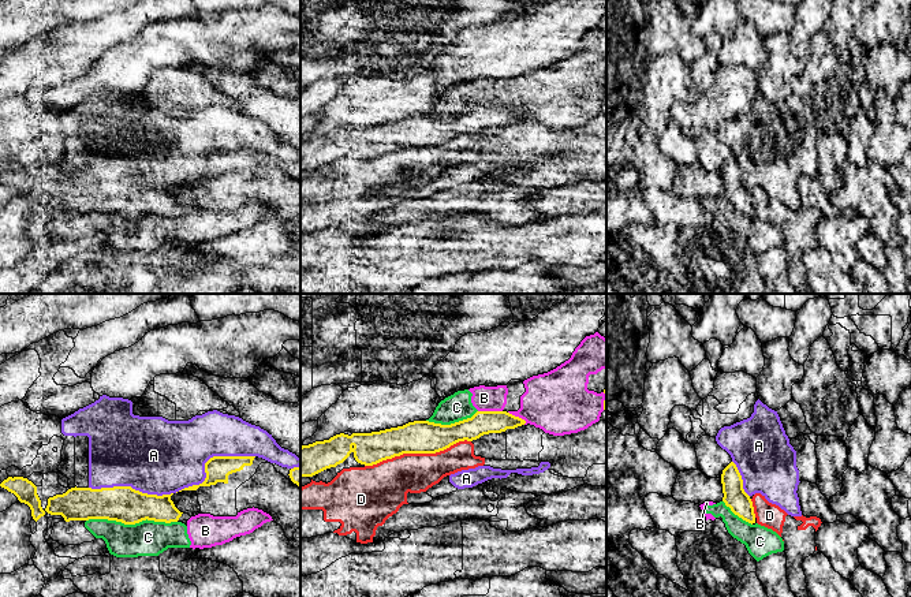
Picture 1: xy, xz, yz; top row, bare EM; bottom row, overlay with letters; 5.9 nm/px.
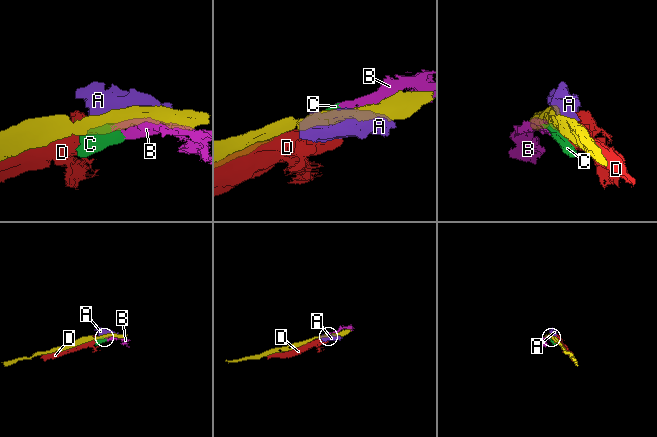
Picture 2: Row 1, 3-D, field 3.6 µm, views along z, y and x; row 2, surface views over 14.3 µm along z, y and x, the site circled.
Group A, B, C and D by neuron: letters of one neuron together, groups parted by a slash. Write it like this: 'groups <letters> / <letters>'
groups A / B C / D

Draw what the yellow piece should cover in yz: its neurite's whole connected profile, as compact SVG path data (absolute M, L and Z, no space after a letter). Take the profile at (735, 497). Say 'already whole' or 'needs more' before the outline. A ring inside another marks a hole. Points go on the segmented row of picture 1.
already whole; M733 462L721 474L723 501L731 511L748 523L755 523L754 507L750 496L743 489L742 475Z

